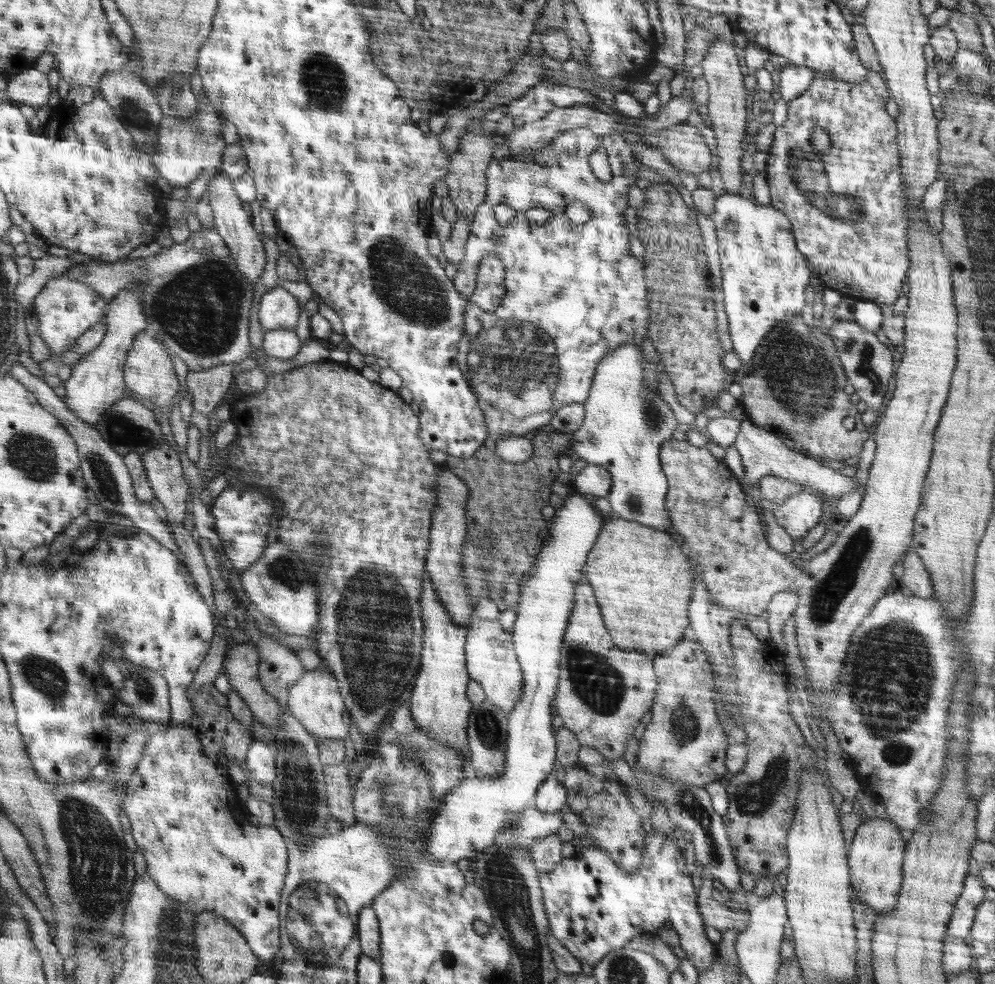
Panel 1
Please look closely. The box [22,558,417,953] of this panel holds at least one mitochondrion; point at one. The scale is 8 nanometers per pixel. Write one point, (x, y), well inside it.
(99, 866)

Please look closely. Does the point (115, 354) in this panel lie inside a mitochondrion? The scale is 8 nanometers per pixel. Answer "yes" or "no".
no

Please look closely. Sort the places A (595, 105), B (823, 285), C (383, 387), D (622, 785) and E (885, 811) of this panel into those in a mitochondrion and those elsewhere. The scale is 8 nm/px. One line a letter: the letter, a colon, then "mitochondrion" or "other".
A: other
B: other
C: other
D: other
E: other

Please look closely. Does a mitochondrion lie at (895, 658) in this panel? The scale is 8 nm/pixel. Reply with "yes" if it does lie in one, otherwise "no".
yes

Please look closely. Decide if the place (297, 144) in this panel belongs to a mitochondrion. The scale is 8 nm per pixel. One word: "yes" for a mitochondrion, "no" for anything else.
no

